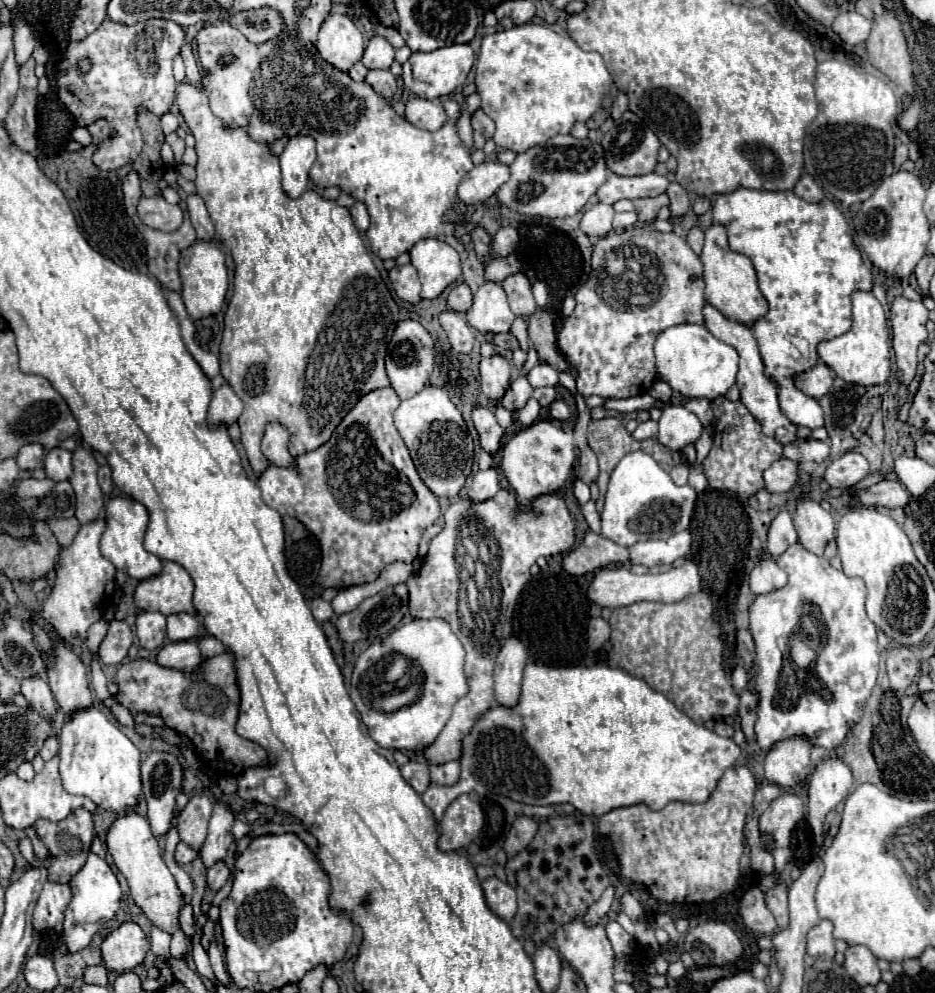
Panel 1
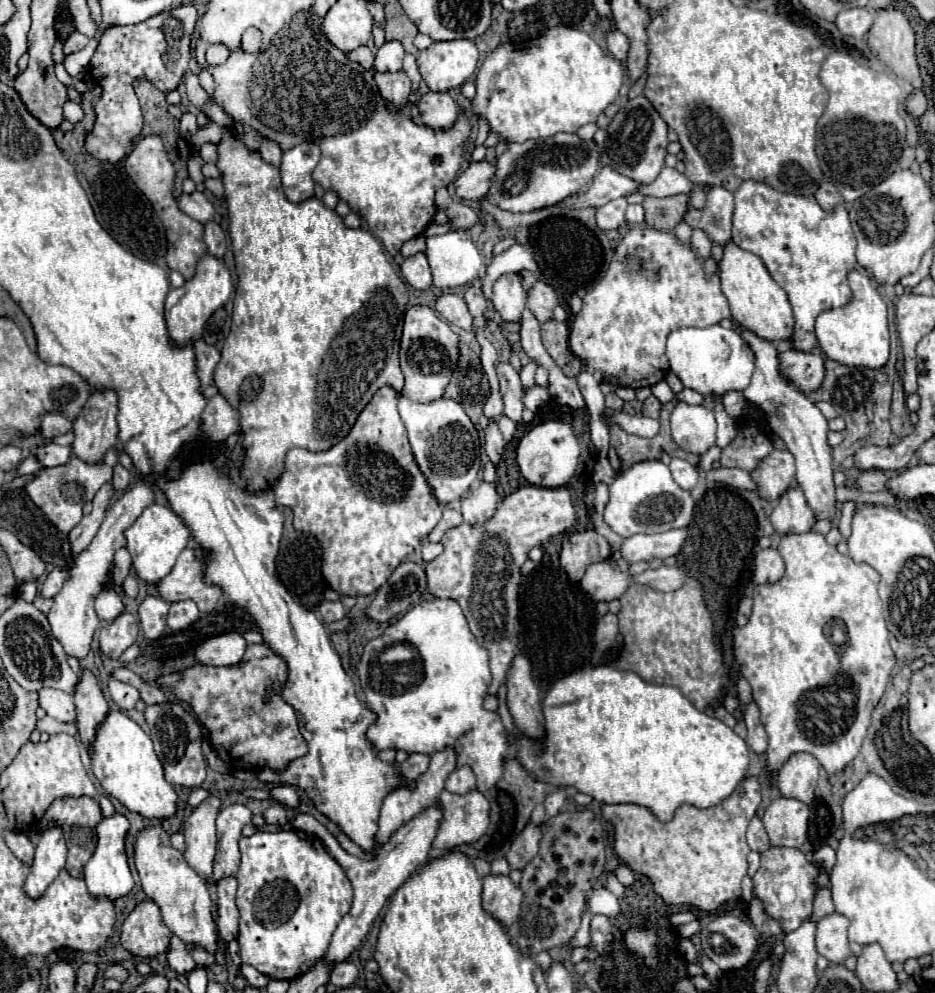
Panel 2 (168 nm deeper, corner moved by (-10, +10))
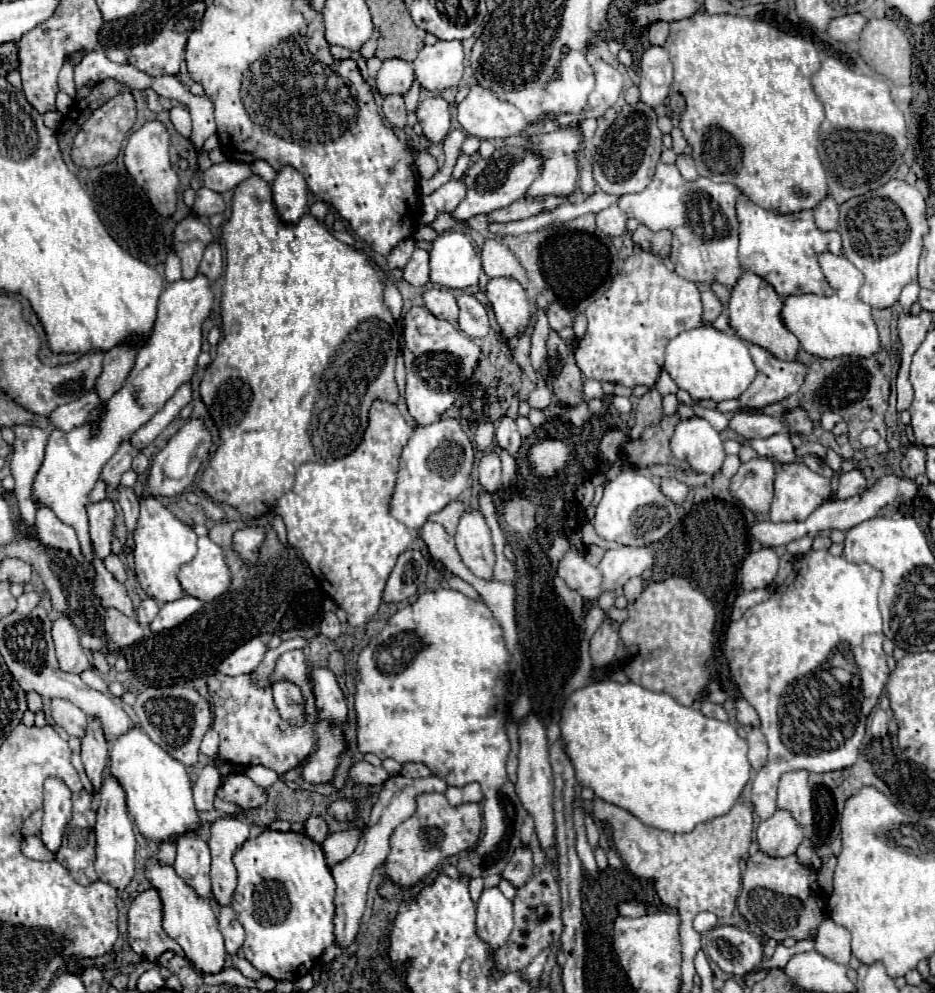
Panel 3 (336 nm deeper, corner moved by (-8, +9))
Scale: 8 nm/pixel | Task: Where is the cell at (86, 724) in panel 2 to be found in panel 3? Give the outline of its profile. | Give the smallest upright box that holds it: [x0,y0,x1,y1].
[81,720,109,794]

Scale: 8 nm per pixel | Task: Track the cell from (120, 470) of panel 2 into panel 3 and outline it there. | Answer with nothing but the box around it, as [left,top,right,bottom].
[117,486,139,552]

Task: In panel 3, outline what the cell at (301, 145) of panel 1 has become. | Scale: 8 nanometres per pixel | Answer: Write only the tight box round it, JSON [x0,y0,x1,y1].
[271,166,307,224]

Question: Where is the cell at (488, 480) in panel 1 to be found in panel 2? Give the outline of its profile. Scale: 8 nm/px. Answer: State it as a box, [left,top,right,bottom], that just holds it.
[461,481,499,525]

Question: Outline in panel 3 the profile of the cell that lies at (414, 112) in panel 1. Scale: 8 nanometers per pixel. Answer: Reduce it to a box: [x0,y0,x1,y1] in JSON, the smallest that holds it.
[417,98,449,144]

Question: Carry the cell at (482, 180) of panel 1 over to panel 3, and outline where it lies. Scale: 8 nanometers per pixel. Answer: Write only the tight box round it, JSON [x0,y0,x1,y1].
[421,180,467,224]

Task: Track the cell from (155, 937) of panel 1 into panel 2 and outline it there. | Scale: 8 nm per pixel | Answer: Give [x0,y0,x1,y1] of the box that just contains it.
[167,935,197,975]

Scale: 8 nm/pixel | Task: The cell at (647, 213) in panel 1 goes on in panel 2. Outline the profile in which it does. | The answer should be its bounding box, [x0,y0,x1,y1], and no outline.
[643,195,689,231]

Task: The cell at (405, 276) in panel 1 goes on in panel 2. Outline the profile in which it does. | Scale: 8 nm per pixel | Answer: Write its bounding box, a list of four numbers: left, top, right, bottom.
[401,253,431,289]

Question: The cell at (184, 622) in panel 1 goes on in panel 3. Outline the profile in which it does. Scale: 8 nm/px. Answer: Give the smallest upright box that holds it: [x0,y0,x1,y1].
[149,596,203,632]

